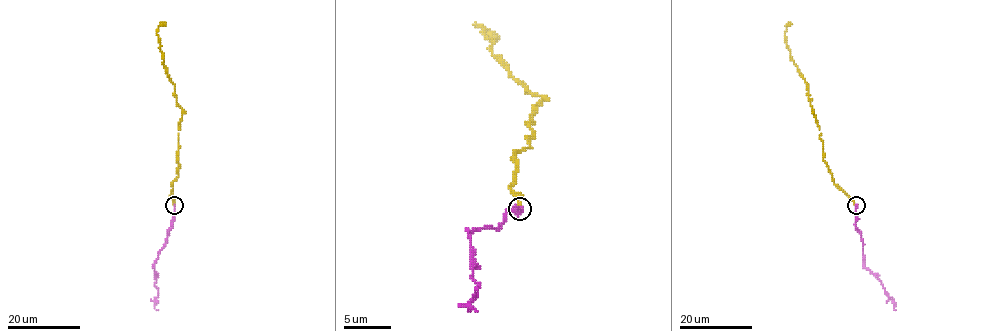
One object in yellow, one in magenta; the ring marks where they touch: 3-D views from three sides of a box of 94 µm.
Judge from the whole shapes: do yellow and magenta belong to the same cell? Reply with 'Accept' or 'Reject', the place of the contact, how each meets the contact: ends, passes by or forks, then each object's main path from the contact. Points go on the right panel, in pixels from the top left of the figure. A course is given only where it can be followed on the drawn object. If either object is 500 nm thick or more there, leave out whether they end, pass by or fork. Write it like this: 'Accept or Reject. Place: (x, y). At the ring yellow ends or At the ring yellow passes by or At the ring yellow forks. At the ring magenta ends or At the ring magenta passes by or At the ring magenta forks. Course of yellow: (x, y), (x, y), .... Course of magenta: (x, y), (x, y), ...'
Accept. Place: (856, 205). At the ring yellow ends. At the ring magenta ends. Course of yellow: (856, 205), (834, 184), (823, 160), (821, 133), (808, 84), (791, 60), (786, 26), (790, 22). Course of magenta: (856, 205), (855, 224), (863, 244), (865, 268), (880, 280), (895, 310)

